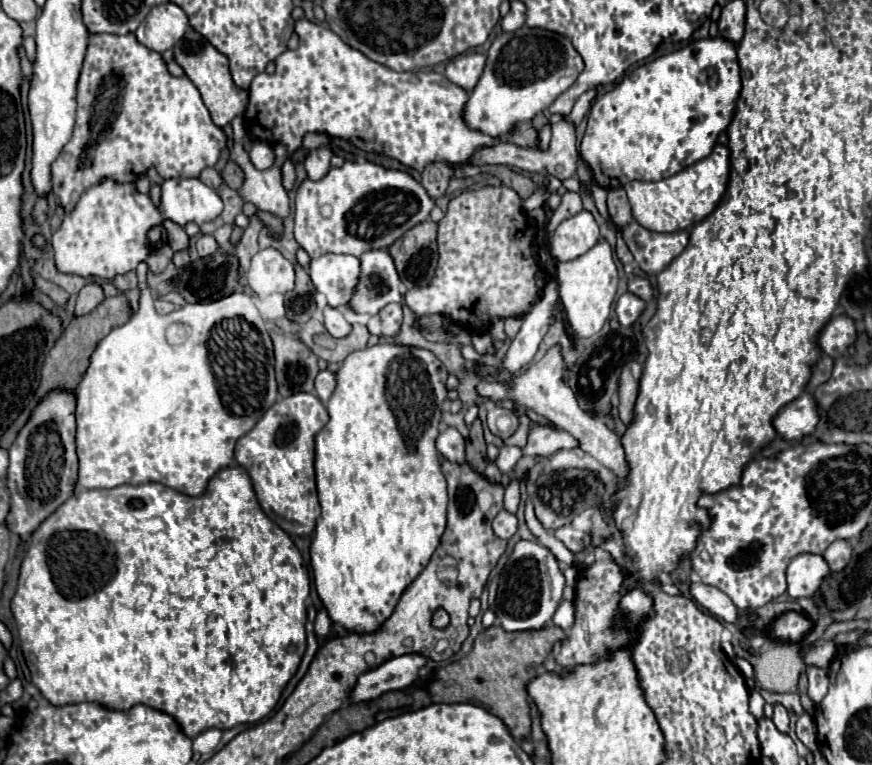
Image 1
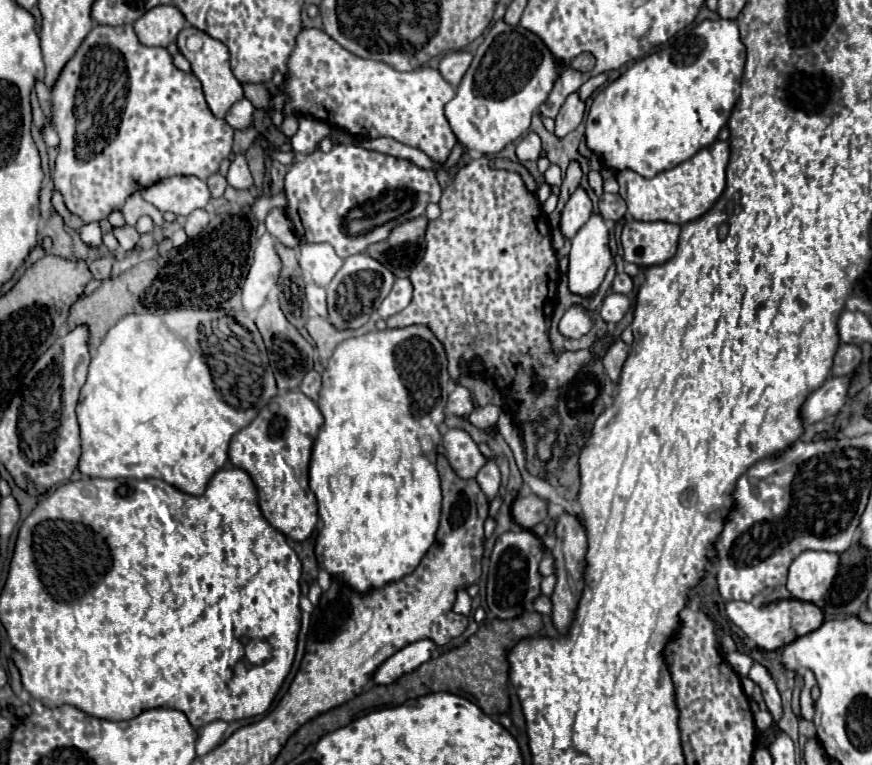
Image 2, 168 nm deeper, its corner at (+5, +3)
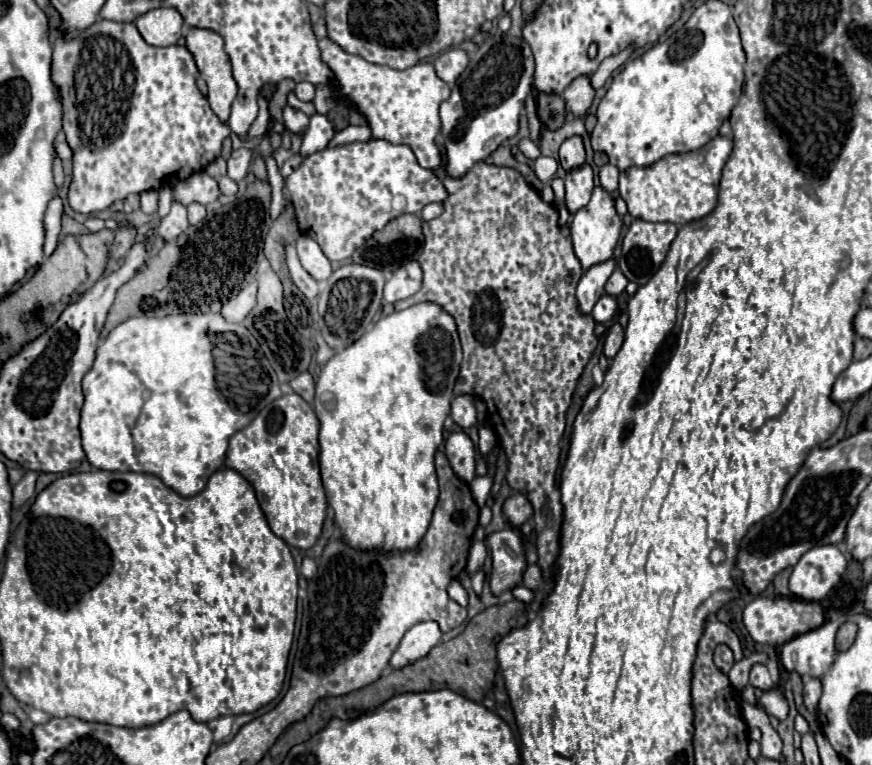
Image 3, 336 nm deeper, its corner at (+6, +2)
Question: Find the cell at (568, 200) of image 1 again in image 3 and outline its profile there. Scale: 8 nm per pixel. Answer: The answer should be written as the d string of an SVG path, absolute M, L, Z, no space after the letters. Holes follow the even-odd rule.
M570 137L560 147L560 165L564 171L574 171L584 165L584 145L580 137Z

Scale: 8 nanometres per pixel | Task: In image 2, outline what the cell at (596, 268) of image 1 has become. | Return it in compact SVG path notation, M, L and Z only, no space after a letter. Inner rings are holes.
M591 214L591 218L577 230L577 234L571 240L571 252L569 252L569 290L579 296L591 296L599 290L599 284L603 282L609 266L613 262L611 248L609 248L609 228L605 224L605 218L601 214Z

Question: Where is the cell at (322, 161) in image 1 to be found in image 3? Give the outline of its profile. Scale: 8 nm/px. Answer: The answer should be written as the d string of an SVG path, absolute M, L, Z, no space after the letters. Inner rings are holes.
M288 105L284 109L284 123L294 135L304 135L304 131L308 129L308 117Z

